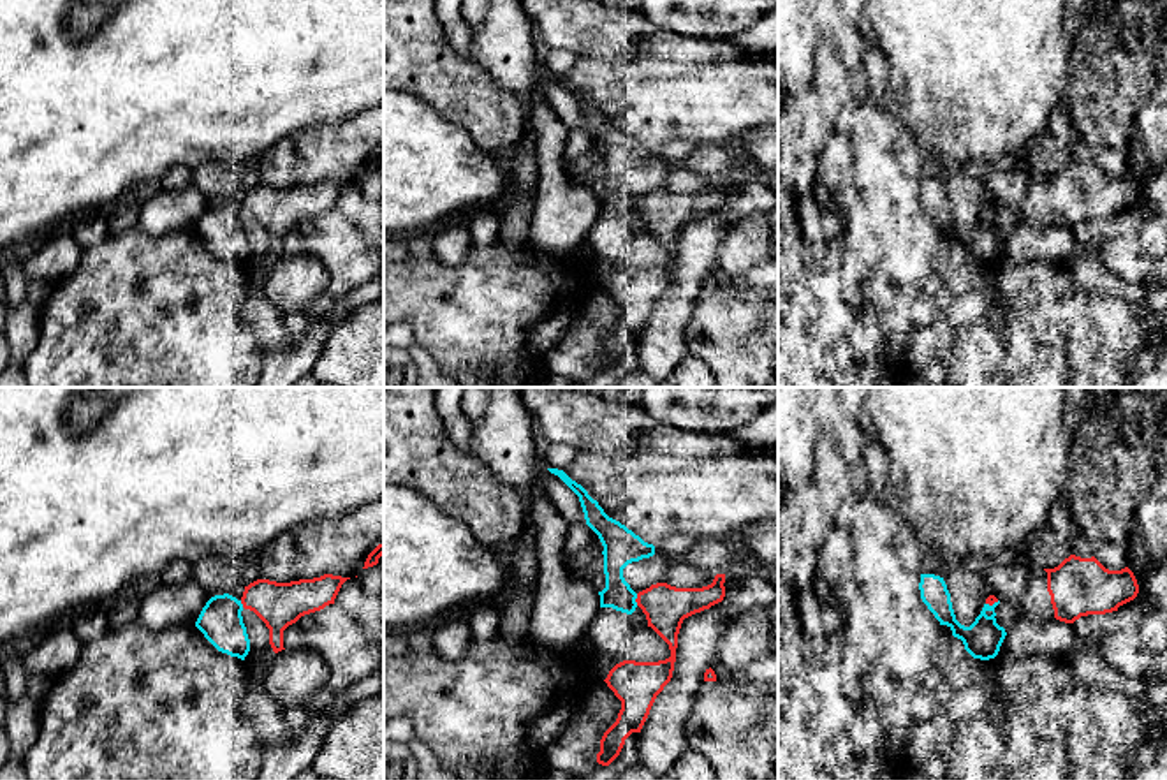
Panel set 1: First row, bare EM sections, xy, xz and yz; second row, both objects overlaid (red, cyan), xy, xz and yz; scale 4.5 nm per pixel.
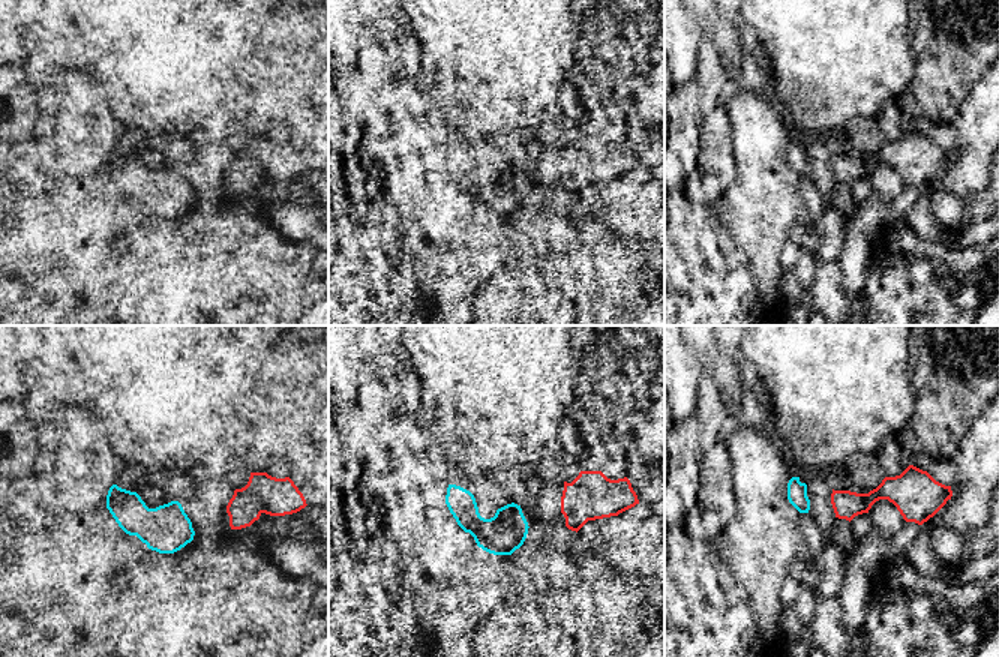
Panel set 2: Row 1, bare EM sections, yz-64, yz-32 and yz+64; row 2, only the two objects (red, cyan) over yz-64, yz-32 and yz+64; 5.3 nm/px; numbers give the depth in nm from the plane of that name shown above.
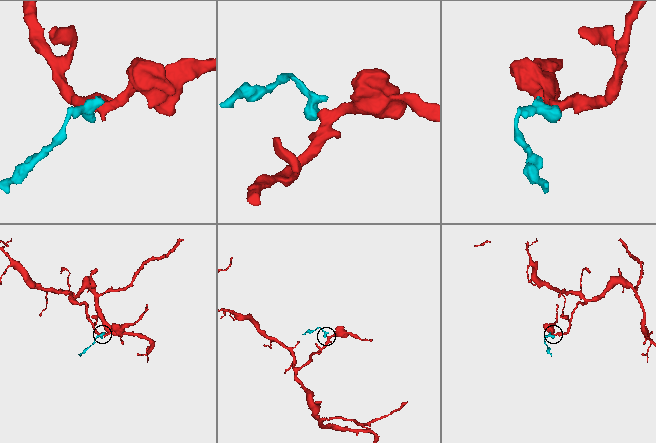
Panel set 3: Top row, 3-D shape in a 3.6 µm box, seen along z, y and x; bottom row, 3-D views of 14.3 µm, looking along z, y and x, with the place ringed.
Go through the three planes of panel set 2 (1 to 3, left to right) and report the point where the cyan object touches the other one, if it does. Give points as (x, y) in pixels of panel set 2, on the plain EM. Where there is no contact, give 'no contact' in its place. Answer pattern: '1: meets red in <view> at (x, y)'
1: no contact
2: no contact
3: no contact

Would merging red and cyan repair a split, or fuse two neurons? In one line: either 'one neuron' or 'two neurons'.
two neurons

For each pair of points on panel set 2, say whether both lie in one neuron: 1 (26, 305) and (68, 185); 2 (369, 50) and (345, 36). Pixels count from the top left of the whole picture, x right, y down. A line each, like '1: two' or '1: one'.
1: one
2: two

